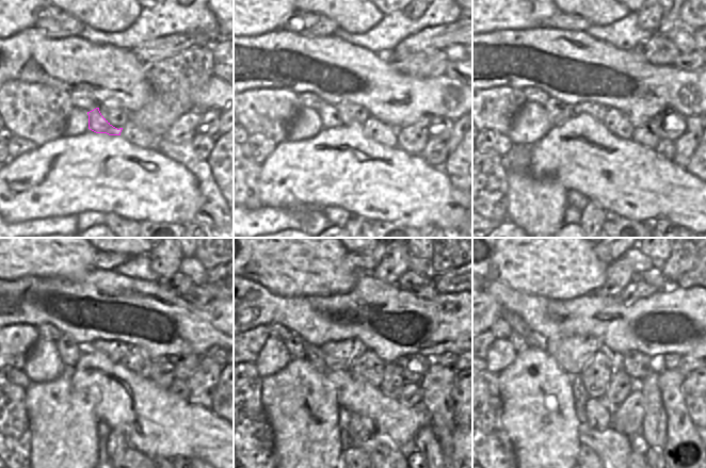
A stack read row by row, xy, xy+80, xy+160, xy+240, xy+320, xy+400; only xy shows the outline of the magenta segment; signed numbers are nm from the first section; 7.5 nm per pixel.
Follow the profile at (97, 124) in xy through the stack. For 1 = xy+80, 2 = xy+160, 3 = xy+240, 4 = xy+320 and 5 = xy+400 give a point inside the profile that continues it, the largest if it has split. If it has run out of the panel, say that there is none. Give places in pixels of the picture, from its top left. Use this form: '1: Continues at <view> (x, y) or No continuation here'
1: Continues at xy+80 (330, 117)
2: Continues at xy+160 (558, 112)
3: Continues at xy+240 (69, 352)
4: Continues at xy+320 (294, 344)
5: Continues at xy+400 (522, 337)

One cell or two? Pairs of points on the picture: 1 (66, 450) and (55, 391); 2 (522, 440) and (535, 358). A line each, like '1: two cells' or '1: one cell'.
1: one cell
2: one cell

